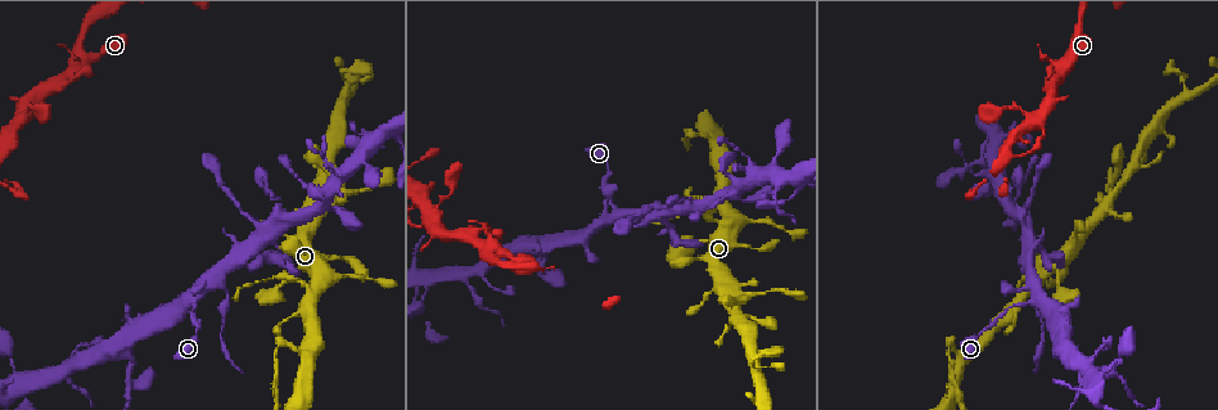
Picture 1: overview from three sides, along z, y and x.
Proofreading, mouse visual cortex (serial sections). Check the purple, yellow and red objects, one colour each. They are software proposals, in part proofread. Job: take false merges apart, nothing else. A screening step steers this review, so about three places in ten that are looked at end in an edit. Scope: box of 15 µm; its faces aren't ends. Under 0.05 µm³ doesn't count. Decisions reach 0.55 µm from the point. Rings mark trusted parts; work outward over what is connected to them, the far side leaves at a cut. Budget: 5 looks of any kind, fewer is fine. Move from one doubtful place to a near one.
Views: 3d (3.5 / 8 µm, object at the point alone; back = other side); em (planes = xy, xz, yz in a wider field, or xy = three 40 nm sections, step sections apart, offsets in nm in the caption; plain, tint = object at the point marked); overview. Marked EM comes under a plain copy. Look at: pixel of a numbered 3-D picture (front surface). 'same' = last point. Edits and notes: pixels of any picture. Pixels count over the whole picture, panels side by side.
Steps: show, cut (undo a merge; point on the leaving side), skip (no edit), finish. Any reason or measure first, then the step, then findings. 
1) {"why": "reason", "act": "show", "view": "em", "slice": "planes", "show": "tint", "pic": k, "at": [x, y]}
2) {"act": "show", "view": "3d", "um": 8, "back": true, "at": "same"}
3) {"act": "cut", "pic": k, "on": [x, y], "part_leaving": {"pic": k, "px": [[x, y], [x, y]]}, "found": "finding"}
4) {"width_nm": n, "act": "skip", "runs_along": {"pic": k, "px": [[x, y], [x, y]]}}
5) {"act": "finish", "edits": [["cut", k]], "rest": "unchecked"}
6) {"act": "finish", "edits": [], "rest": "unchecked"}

{"why": "sharp bend", "act": "show", "view": "3d", "um": 3.5, "pic": 1, "at": [279, 345]}

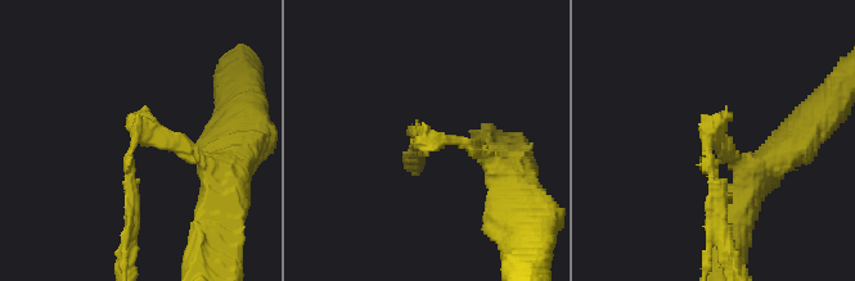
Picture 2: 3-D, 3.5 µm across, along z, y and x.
{"why": "shape alone is not enough", "act": "show", "view": "em", "slice": "planes", "show": "tint", "pic": 2, "at": [423, 133]}

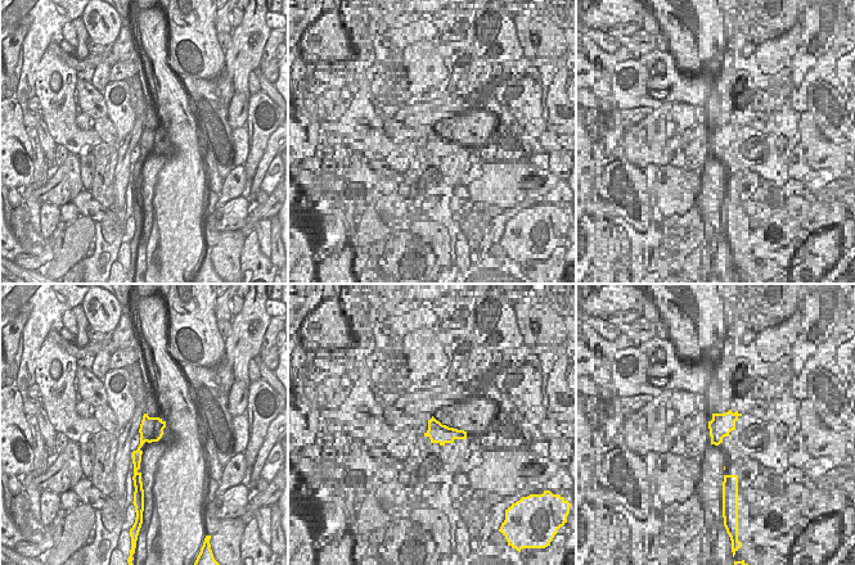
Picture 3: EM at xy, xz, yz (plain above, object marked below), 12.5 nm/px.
{"arm_widths_nm": [200, 200], "act": "cut", "pic": 2, "on": [715, 199], "found": "a second cell is stuck on"}

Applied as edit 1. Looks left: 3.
{"act": "show", "view": "overview"}

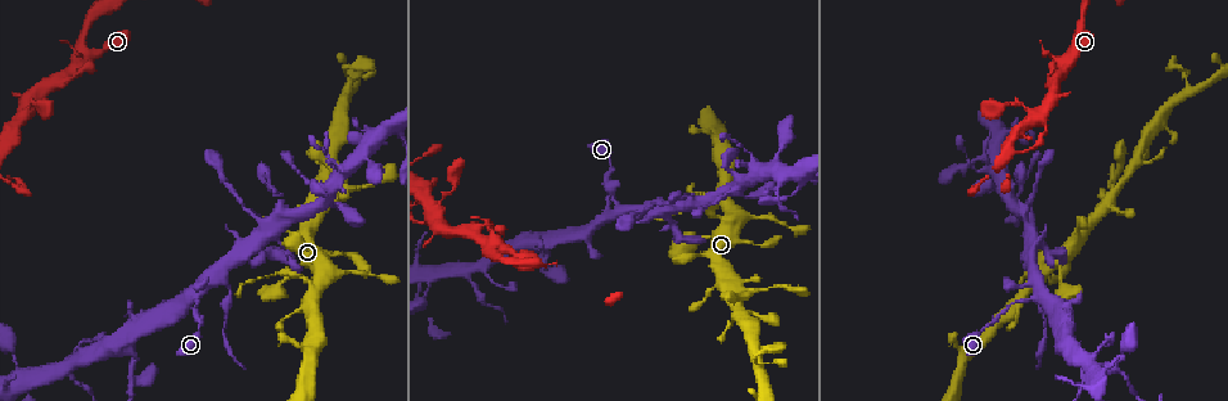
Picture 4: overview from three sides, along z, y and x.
{"why": "sharp bend", "act": "show", "view": "3d", "um": 3.5, "back": true, "pic": 4, "at": [344, 69]}

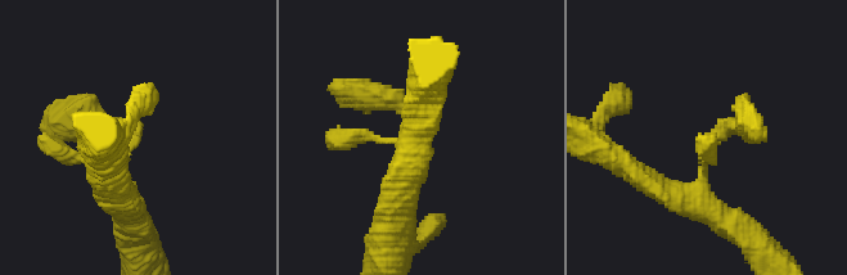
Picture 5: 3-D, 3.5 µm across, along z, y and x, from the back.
{"act": "show", "view": "em", "slice": "planes", "show": "tint", "pic": 5, "at": [134, 140]}

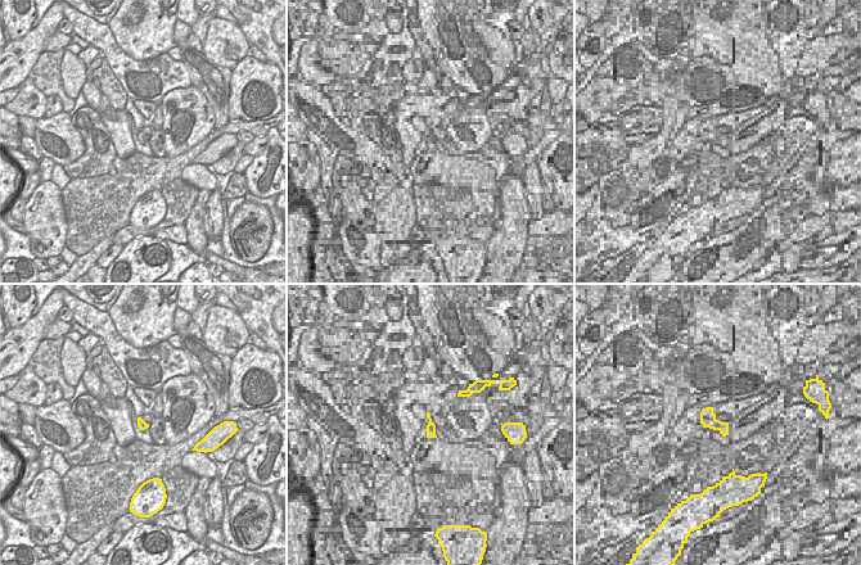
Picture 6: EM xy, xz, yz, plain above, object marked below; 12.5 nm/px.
{"width_nm": 120, "act": "skip", "runs_along": {"pic": 5, "px": [[127, 208], [120, 168], [136, 129], [68, 125]]}, "found": "continuous, no second cell"}

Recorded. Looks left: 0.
{"act": "finish", "edits": [["cut", 2]], "rest": "unchecked"}

